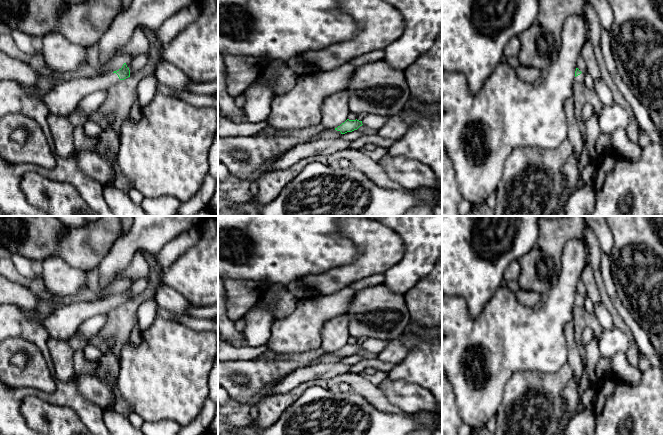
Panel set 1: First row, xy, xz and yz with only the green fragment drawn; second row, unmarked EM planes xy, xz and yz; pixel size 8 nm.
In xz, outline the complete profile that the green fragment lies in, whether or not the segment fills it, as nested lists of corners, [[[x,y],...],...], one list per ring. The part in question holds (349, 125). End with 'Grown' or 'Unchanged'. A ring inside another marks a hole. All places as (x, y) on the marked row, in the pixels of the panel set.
[[[347,119],[340,126],[335,128],[335,130],[340,131],[341,134],[345,134],[347,132],[352,132],[354,130],[357,130],[362,125],[363,125],[362,121],[359,121],[357,119],[356,120],[349,120],[349,119]]]. Unchanged

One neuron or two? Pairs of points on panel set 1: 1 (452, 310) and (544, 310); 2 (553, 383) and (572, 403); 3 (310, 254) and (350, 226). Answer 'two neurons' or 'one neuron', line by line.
1: one neuron
2: two neurons
3: two neurons

